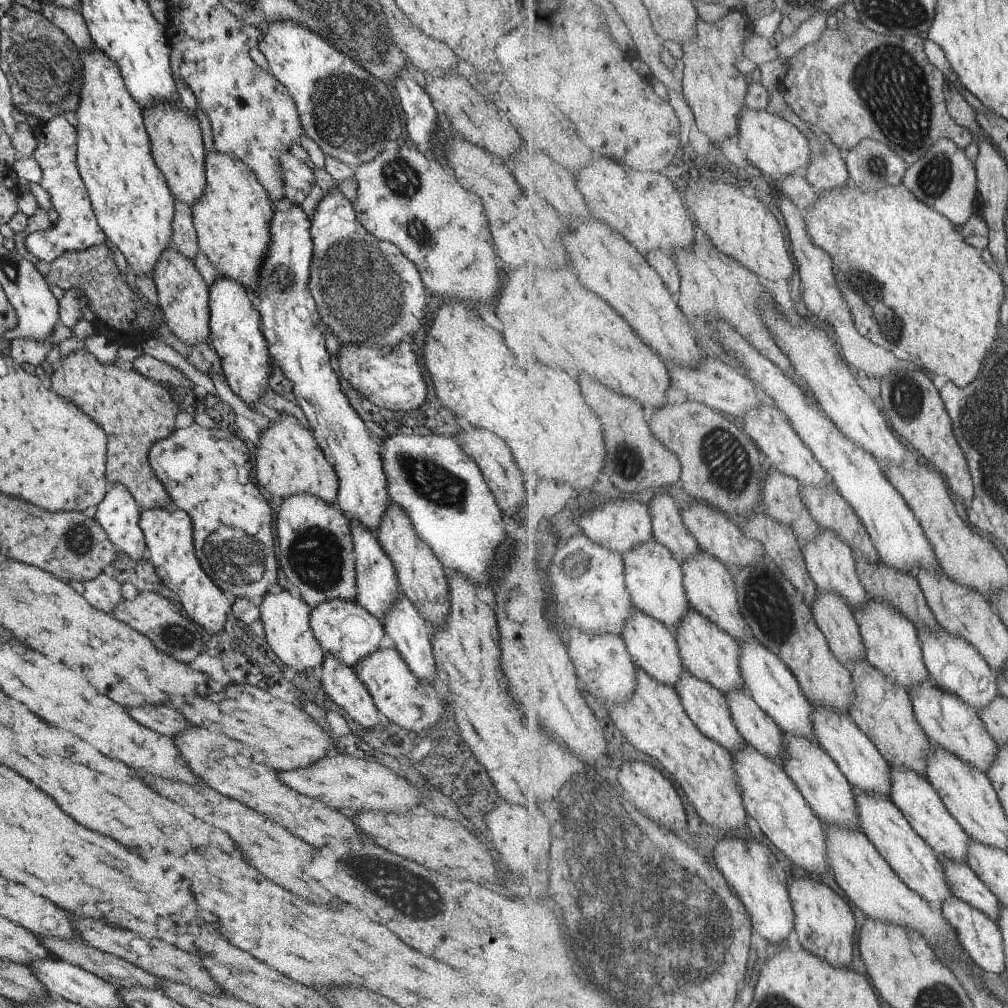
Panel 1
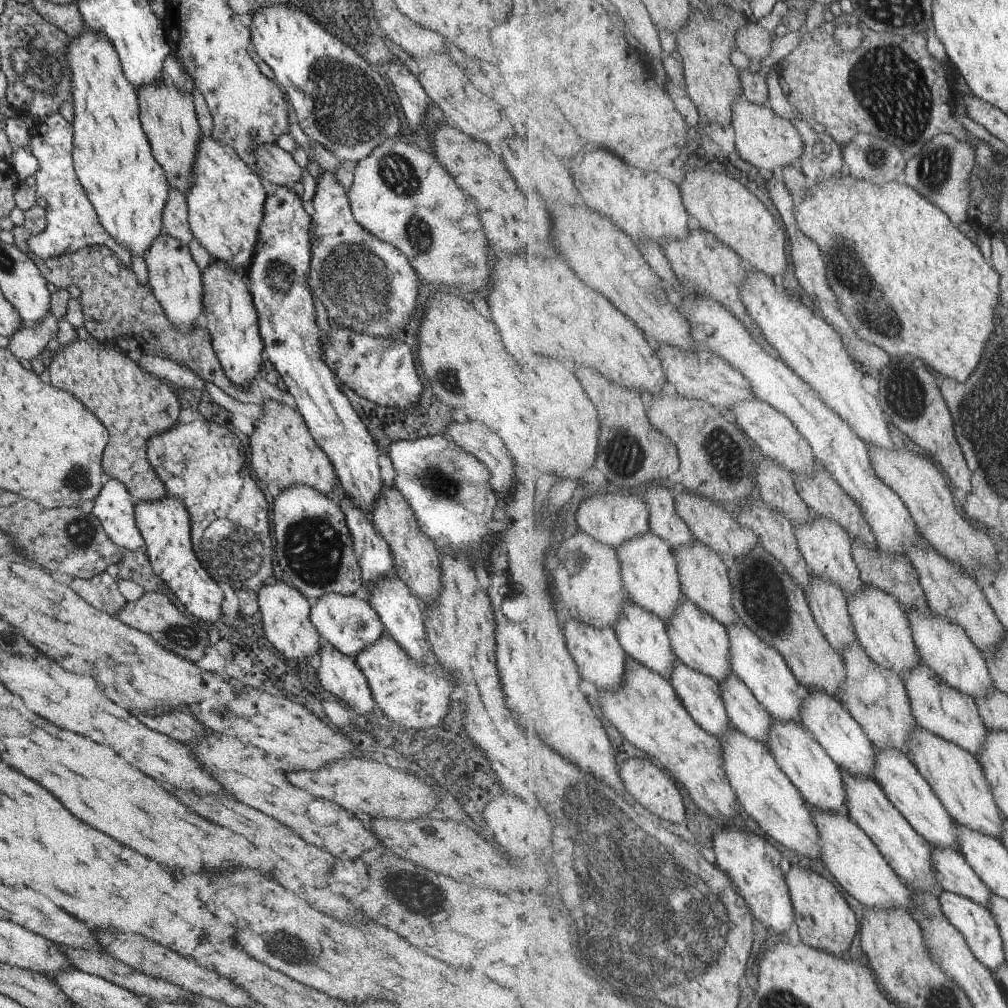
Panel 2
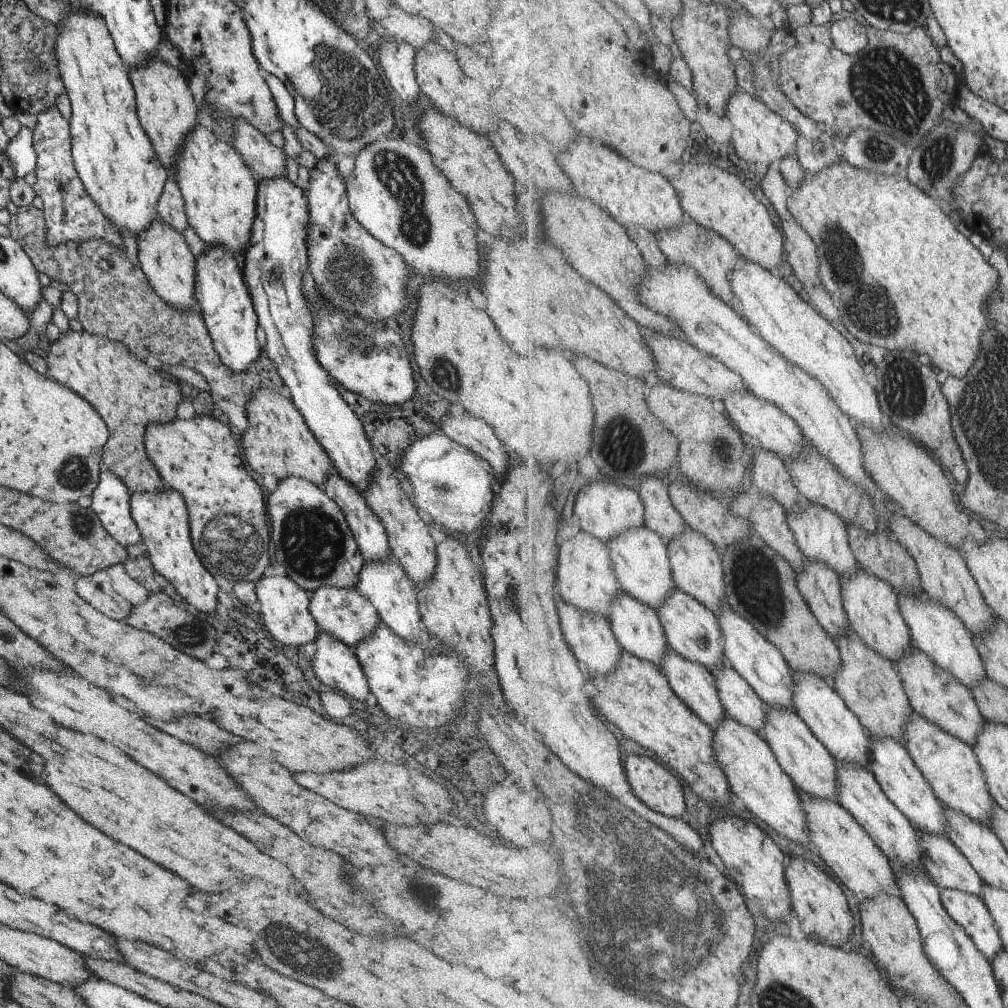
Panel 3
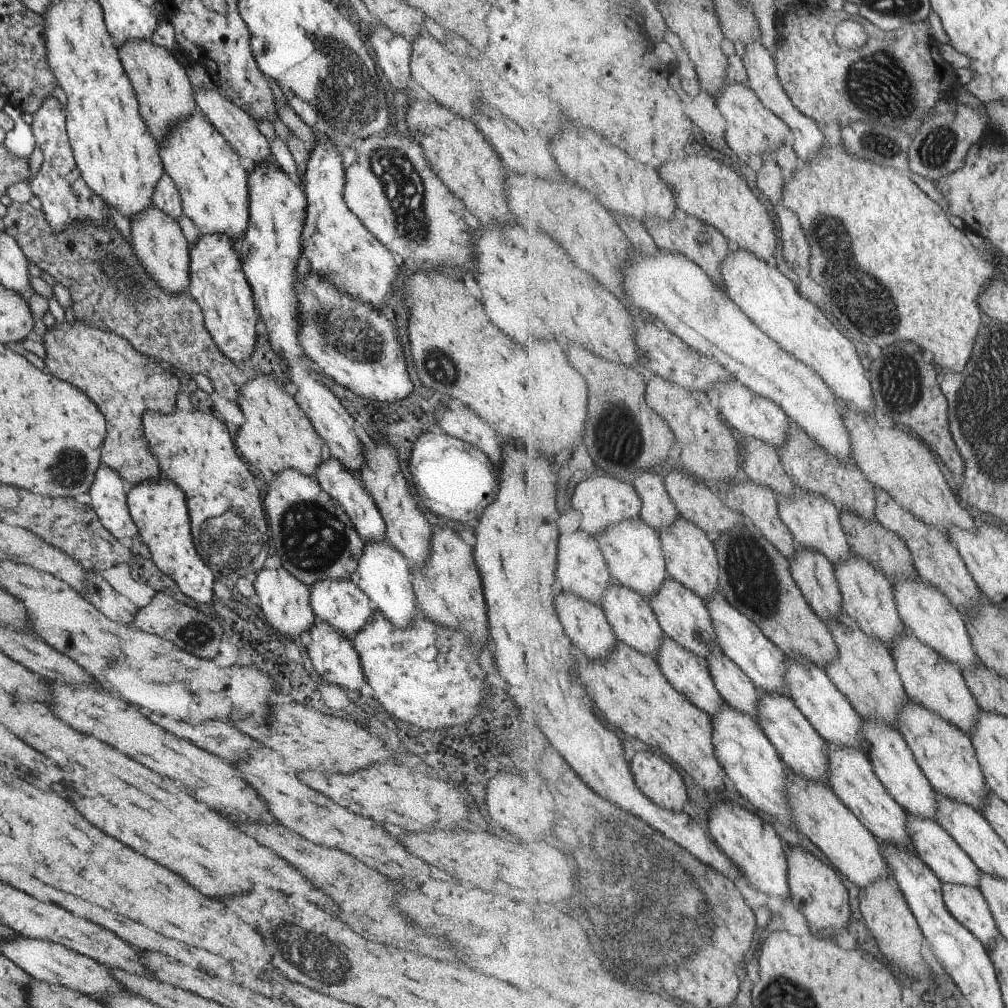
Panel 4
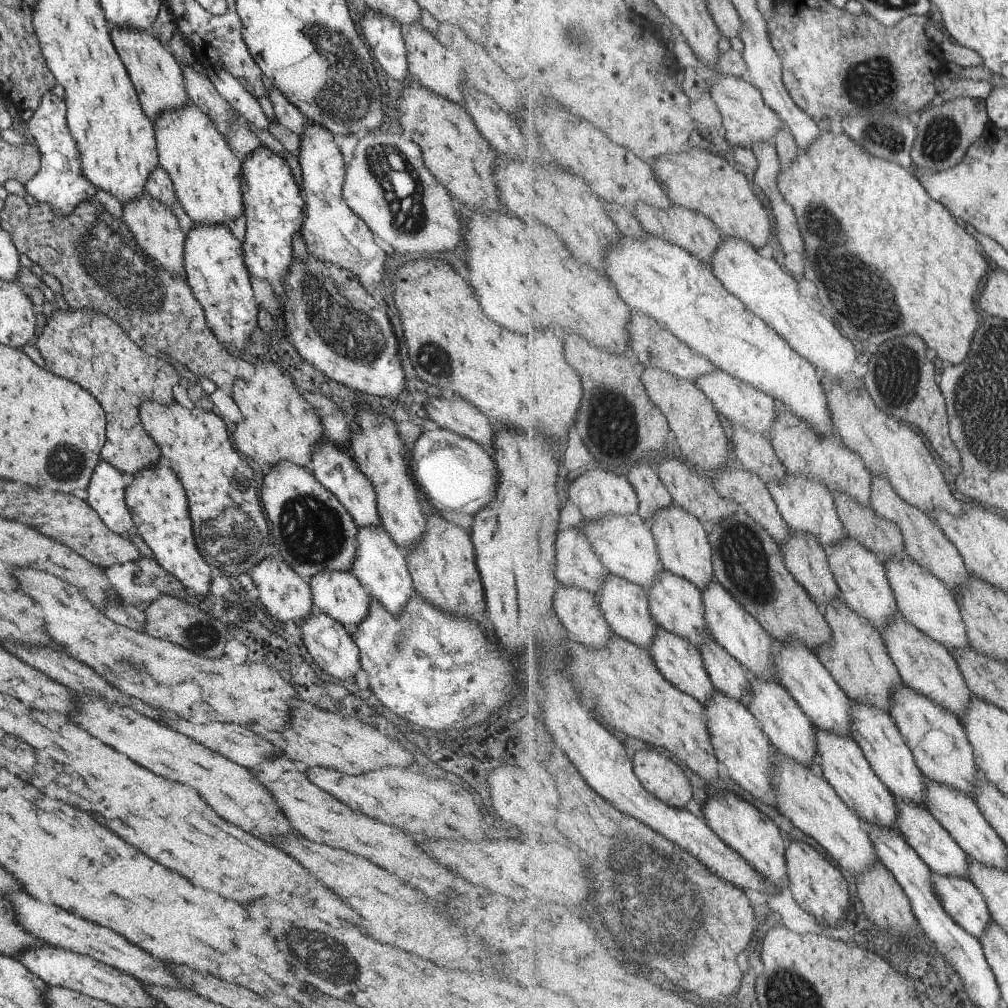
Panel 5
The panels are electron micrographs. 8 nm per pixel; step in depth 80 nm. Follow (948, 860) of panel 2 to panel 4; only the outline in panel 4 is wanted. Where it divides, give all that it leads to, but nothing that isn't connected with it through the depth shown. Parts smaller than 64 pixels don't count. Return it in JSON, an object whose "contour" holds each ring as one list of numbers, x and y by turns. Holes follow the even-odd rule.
{"contour":[[908,814,908,833,919,856,943,883,980,886,980,868,936,819]]}

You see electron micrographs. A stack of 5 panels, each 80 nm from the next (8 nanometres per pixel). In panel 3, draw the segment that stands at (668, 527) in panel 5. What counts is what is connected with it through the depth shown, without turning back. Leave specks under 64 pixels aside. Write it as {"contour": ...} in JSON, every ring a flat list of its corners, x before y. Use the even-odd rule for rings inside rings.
{"contour":[[688,527,680,537,667,540,675,586,694,596,715,614,723,609,726,600,726,582,721,551,703,533]]}

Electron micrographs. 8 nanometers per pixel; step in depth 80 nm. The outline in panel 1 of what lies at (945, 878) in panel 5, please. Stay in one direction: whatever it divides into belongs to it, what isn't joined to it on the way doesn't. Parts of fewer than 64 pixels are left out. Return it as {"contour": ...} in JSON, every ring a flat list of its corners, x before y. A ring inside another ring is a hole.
{"contour":[[953,895,943,902,942,912,949,924,957,932,957,940,963,950,969,954,975,966,980,967,991,976,1001,976,1006,972,1006,950,1004,947,1004,934,998,921,994,921,988,914,973,908,971,904]]}

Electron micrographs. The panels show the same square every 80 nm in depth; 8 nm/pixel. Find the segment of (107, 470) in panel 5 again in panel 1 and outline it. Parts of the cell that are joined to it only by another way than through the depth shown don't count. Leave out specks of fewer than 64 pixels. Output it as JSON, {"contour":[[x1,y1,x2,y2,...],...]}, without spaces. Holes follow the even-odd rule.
{"contour":[[113,483,96,504,94,519,105,531,109,542,131,560,145,557,145,541,138,525,141,508,132,494,119,483]]}

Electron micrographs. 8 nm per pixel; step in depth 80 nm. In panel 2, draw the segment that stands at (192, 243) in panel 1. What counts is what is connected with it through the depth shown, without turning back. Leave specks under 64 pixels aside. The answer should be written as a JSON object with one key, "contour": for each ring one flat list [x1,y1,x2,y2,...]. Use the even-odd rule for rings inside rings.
{"contour":[[168,187,161,217,163,232,179,239,184,245,193,238,186,218,187,207,184,194,176,188]]}

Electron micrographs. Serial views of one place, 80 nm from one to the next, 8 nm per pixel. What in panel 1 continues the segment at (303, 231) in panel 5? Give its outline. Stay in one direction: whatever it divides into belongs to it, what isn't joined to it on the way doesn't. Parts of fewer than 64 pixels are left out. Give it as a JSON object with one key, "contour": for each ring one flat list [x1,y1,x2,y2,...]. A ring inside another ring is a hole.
{"contour":[[337,187,329,189,315,205,310,218,310,239,312,259,307,286,320,318,341,343,365,343,365,346,388,348,407,340,409,334,421,326,427,294,423,294,423,284,417,269,395,245,377,240,357,222,352,204]]}

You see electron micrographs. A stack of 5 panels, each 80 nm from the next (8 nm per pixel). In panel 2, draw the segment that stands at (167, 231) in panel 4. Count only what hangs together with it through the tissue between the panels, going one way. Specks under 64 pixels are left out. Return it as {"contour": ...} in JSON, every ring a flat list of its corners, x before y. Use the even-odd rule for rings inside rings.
{"contour":[[161,230,142,254,142,258,147,271,147,285,174,327,181,333,188,333,193,331,197,324,203,324,200,271,191,259,187,245]]}

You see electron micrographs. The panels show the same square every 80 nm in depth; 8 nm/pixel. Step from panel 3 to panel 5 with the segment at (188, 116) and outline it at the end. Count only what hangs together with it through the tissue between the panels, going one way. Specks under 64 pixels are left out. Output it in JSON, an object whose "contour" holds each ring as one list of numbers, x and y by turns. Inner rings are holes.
{"contour":[[108,28,110,41,137,93,141,110,151,122,162,110,176,109,188,102,179,62,173,59,165,44,151,35,150,30]]}

